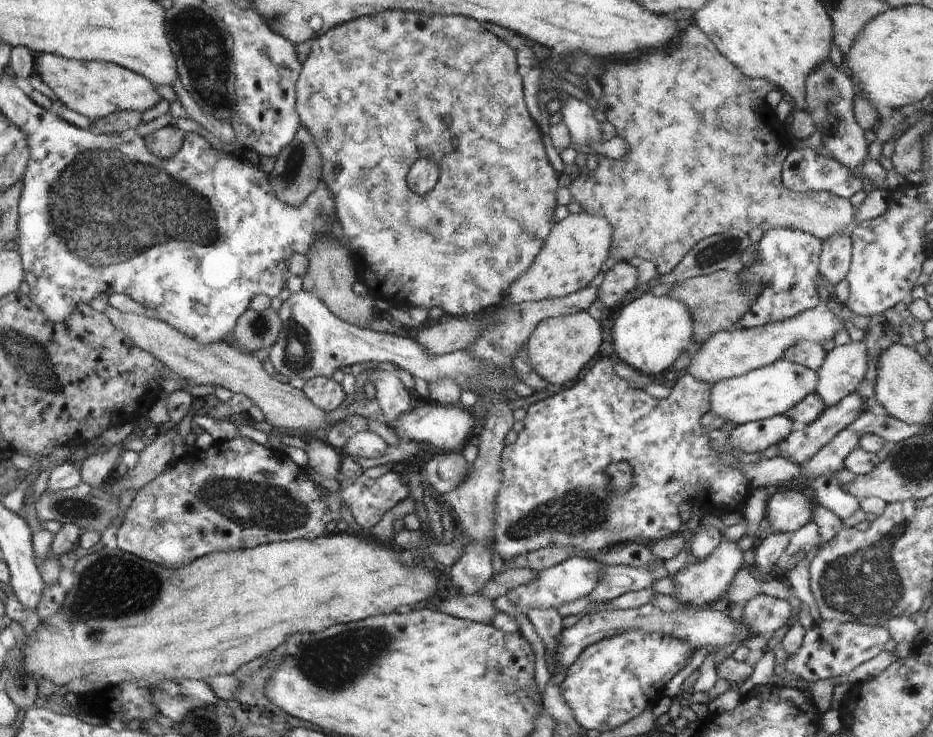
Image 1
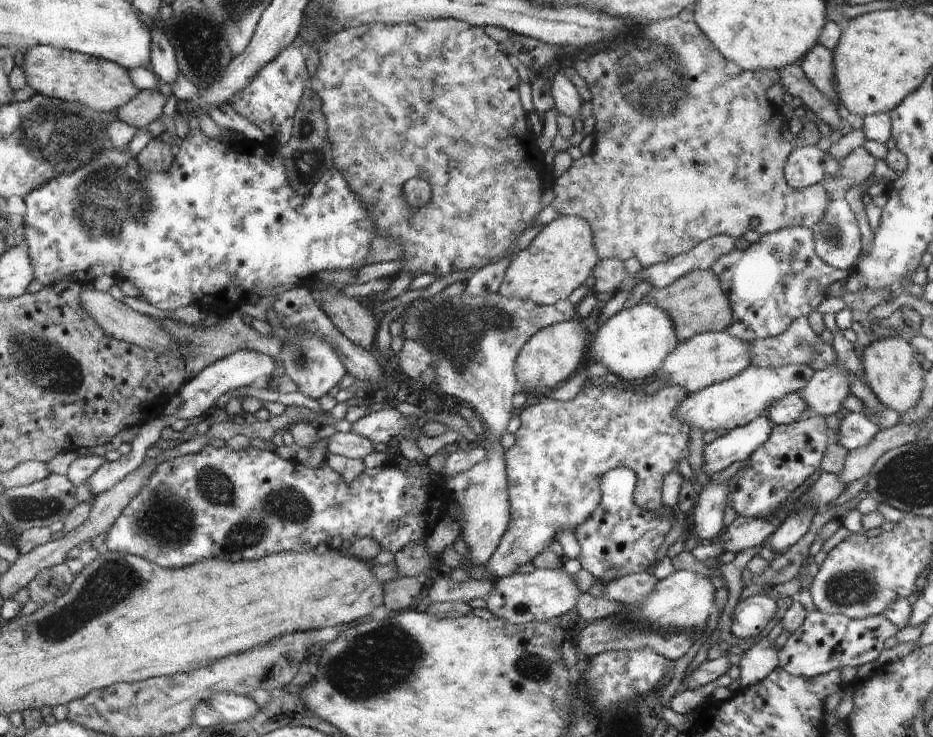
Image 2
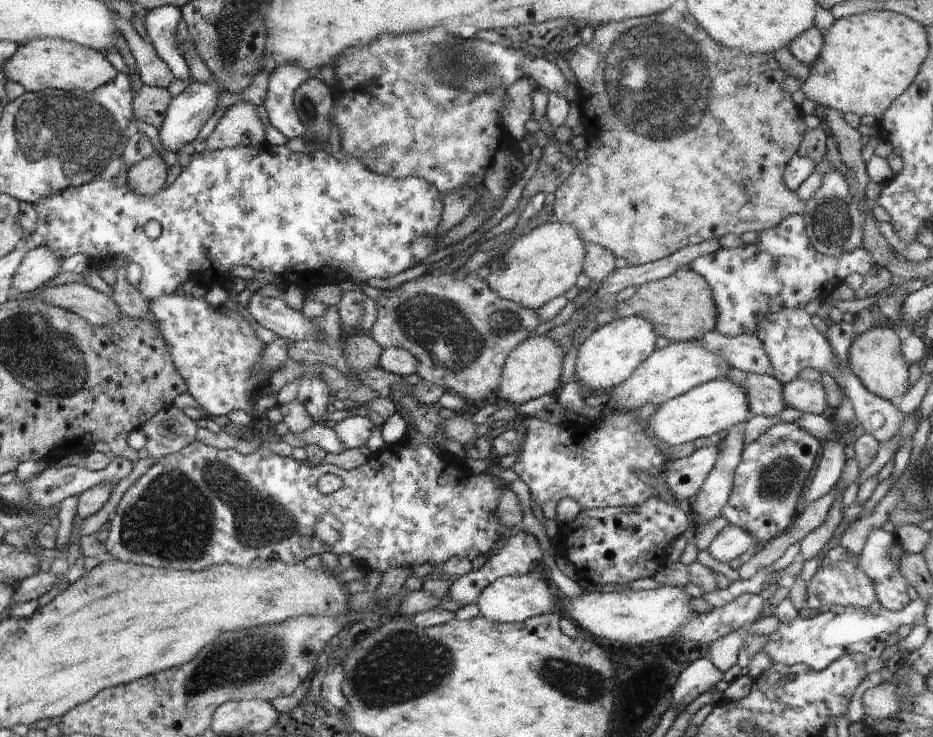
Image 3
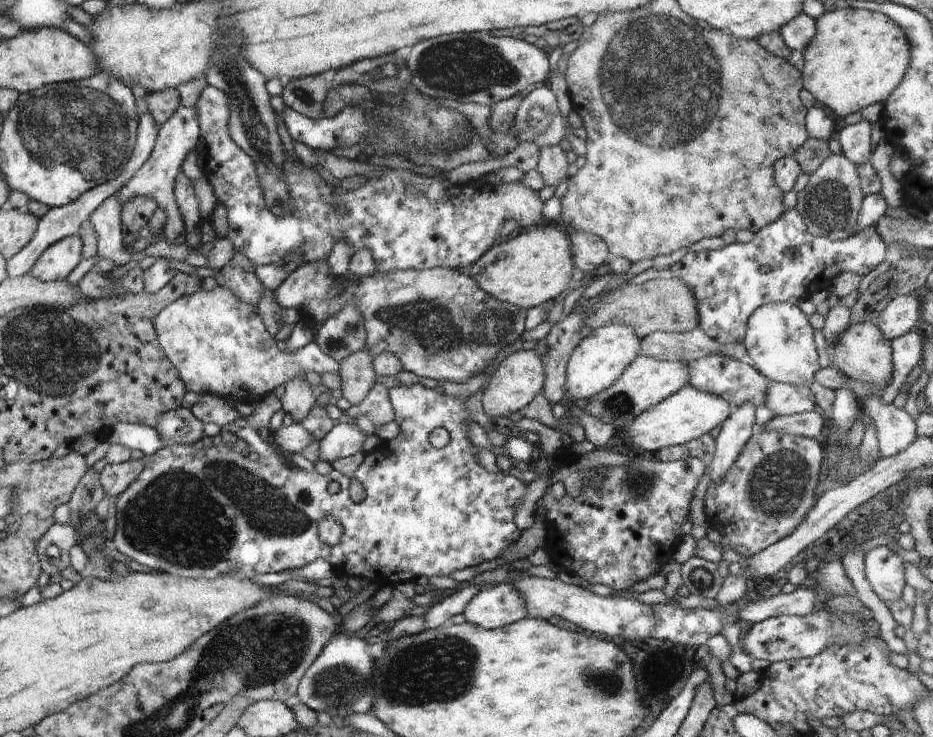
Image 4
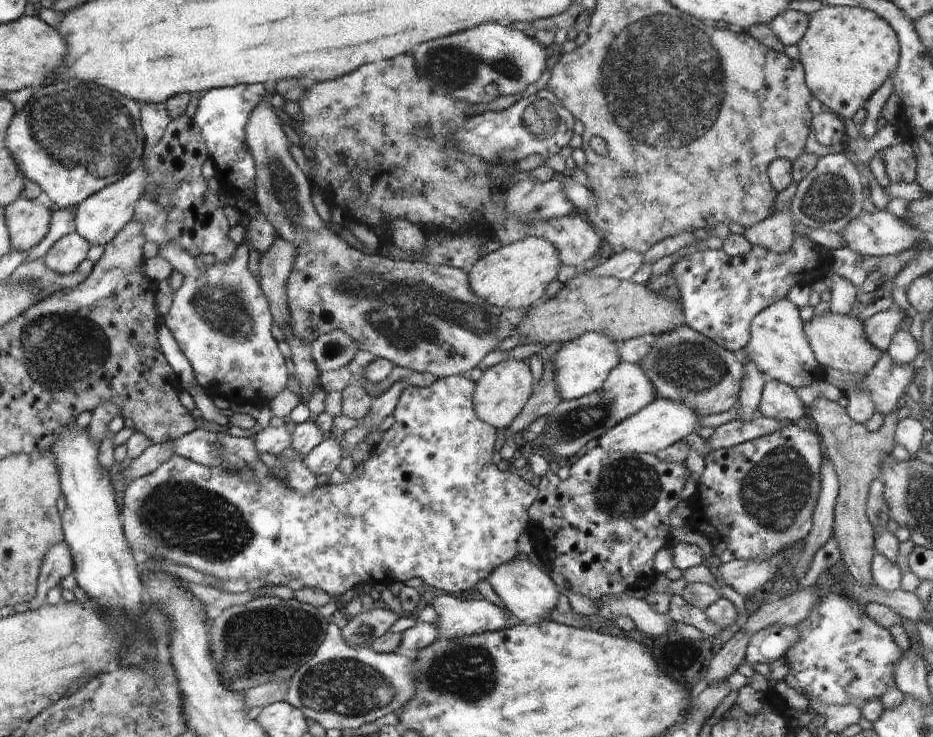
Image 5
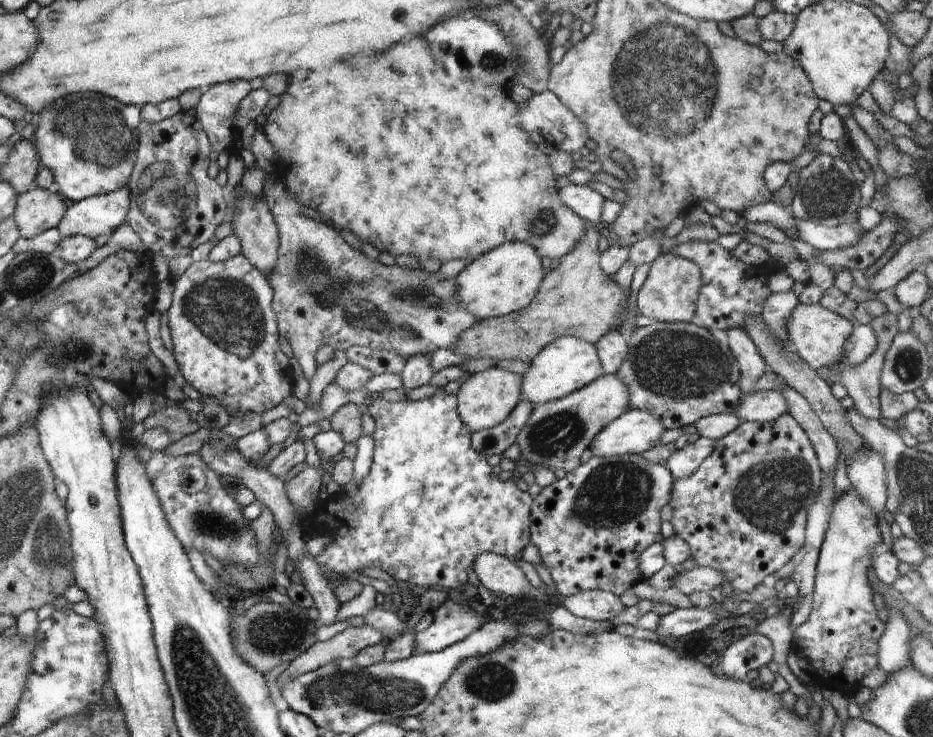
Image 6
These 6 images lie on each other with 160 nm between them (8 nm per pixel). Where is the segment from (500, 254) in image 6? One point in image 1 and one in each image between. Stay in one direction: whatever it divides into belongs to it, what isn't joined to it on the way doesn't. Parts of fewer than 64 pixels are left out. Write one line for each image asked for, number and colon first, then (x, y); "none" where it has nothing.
1: (573, 253)
2: (558, 260)
3: (545, 263)
4: (528, 268)
5: (515, 276)

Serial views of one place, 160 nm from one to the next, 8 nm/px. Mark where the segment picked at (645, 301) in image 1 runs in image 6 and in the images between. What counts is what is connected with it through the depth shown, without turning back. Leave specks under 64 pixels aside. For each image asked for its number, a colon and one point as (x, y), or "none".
2: (632, 344)
3: (612, 353)
4: (599, 359)
5: (580, 366)
6: (567, 364)

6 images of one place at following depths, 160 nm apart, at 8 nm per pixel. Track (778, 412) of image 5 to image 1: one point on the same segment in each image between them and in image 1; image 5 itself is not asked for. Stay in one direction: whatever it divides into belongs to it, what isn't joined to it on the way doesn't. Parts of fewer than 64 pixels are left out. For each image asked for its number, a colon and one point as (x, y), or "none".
1: (844, 366)
2: (823, 394)
3: (808, 397)
4: (783, 398)

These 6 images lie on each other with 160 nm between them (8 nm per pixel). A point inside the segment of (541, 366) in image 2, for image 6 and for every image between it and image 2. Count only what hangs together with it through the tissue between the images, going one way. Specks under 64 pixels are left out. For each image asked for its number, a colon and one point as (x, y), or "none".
3: (533, 368)
4: (518, 378)
5: (500, 394)
6: (485, 399)

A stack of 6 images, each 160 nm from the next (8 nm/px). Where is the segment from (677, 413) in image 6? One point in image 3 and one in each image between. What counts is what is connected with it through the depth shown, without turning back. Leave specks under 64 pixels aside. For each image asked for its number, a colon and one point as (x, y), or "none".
3: (764, 393)
4: (737, 382)
5: (682, 365)

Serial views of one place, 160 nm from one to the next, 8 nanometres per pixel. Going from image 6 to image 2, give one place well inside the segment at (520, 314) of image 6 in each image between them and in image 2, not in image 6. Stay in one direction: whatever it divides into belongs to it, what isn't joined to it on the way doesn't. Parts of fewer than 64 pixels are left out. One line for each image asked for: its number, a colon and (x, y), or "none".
2: (696, 303)
3: (680, 306)
4: (667, 304)
5: (620, 309)

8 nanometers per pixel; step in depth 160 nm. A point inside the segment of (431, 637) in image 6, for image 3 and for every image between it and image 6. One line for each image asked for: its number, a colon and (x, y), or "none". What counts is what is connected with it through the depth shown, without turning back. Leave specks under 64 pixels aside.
3: (511, 599)
4: (494, 607)
5: (457, 618)

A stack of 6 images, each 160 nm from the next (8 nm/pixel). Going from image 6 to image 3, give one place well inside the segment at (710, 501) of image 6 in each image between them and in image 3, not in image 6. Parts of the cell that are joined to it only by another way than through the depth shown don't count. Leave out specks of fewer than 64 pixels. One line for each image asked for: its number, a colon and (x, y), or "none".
3: (768, 482)
4: (767, 492)
5: (753, 500)

